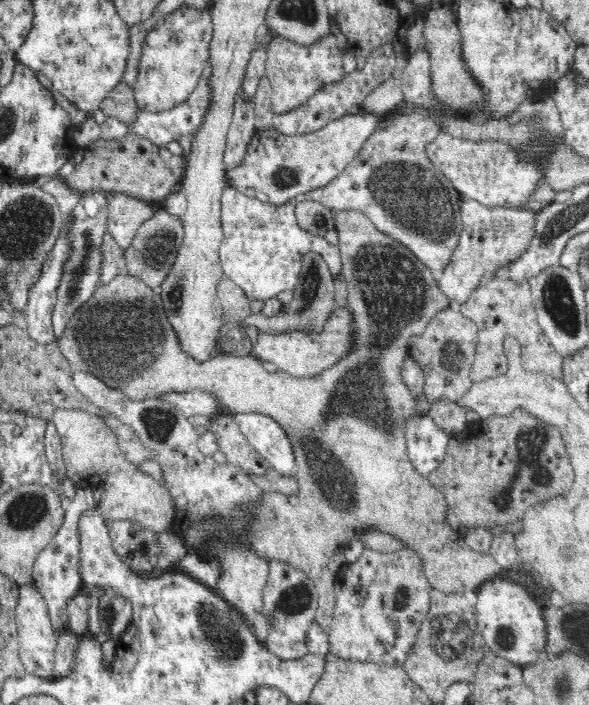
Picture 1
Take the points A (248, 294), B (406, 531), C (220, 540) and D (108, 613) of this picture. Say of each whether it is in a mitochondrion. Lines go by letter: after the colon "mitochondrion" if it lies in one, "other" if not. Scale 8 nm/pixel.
A: other
B: other
C: other
D: mitochondrion

